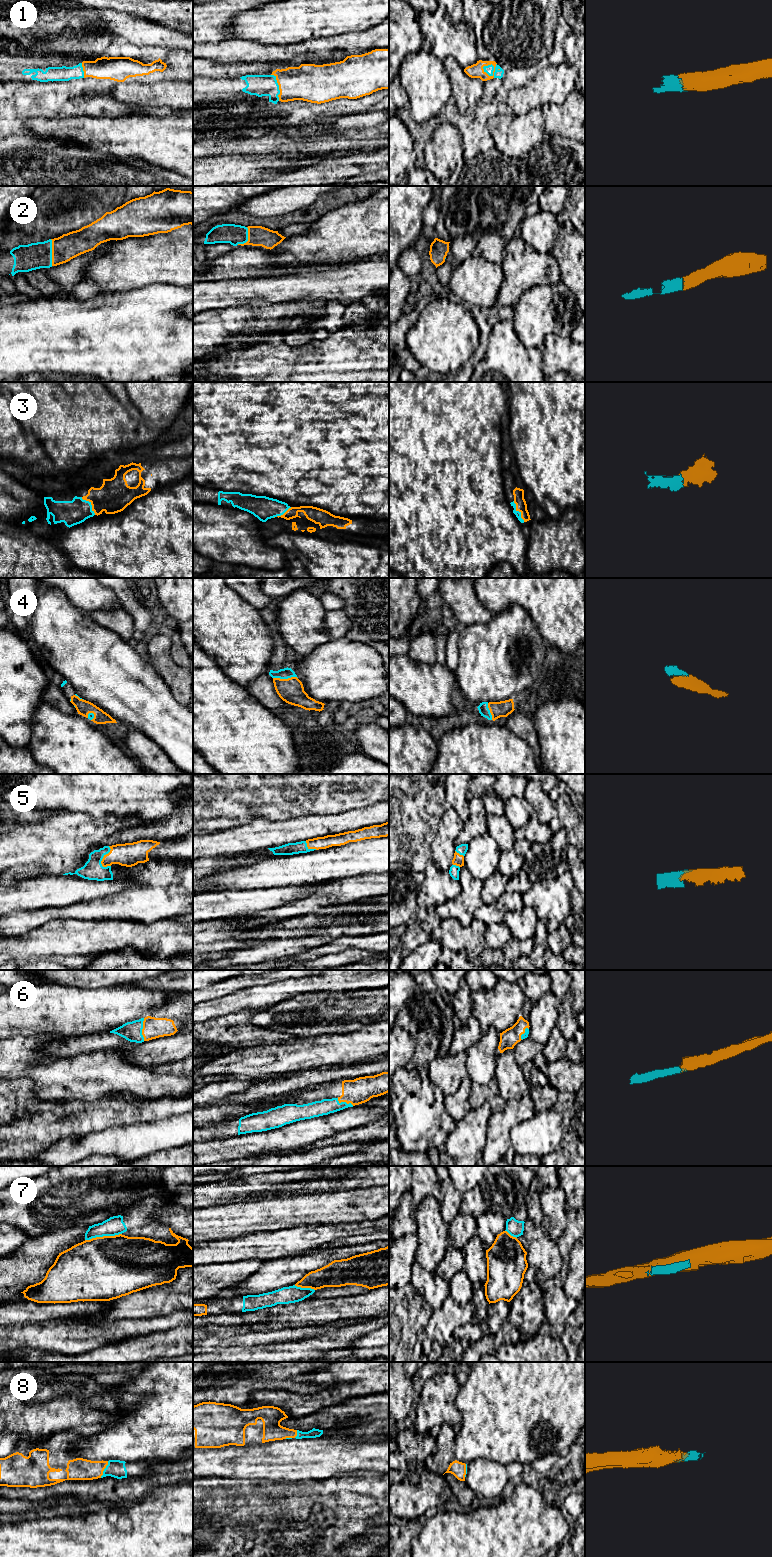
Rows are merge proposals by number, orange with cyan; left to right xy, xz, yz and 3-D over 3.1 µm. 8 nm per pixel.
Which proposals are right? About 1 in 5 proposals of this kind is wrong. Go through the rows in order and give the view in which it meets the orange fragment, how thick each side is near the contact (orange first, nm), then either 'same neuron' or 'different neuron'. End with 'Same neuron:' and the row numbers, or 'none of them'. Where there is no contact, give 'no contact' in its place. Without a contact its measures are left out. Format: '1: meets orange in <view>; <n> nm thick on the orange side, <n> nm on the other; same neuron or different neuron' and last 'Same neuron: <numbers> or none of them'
1: meets orange in yz; 110 nm thick on the orange side, 70 nm on the other; same neuron
2: meets orange in xy; 200 nm thick on the orange side, 220 nm on the other; same neuron
3: meets orange in xy; 260 nm thick on the orange side, 200 nm on the other; same neuron
4: meets orange in xz; 200 nm thick on the orange side, 90 nm on the other; same neuron
5: meets orange in xy; 190 nm thick on the orange side, 160 nm on the other; same neuron
6: meets orange in xy; 170 nm thick on the orange side, 160 nm on the other; same neuron
7: meets orange in xy; 500 nm thick on the orange side, 150 nm on the other; different neuron
8: meets orange in xy; 180 nm thick on the orange side, 140 nm on the other; same neuron
Same neuron: 1, 2, 3, 4, 5, 6, 8

